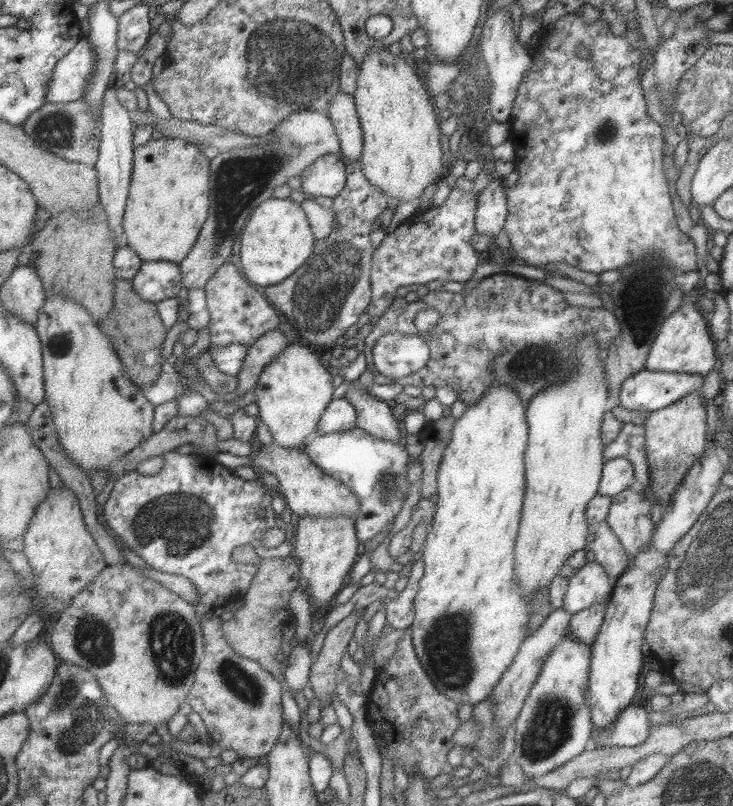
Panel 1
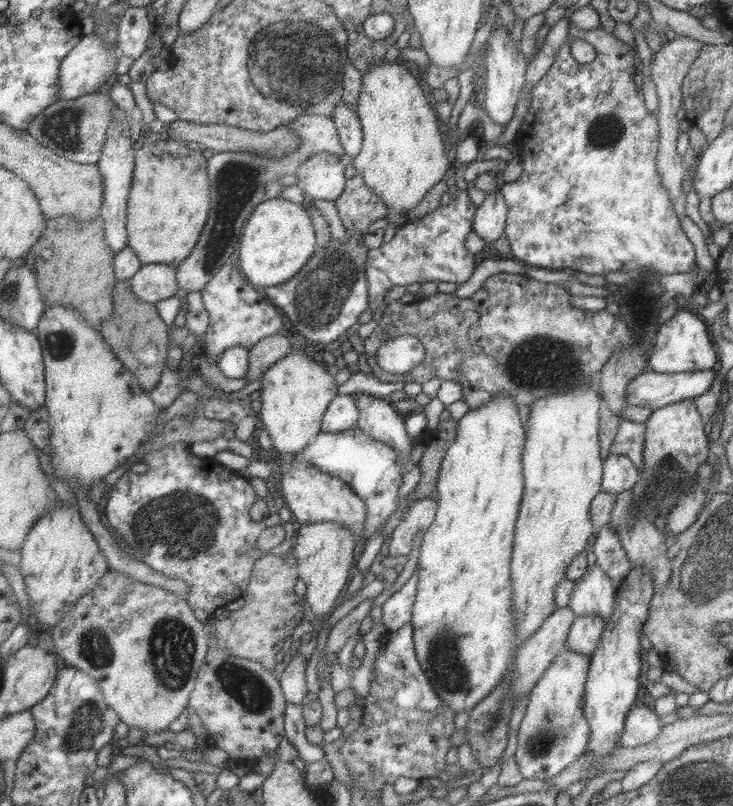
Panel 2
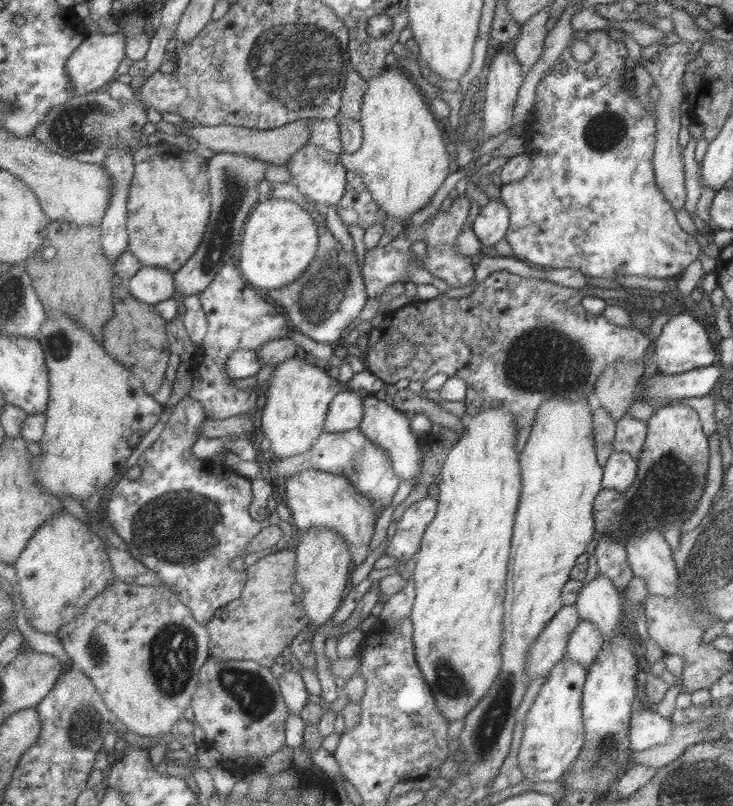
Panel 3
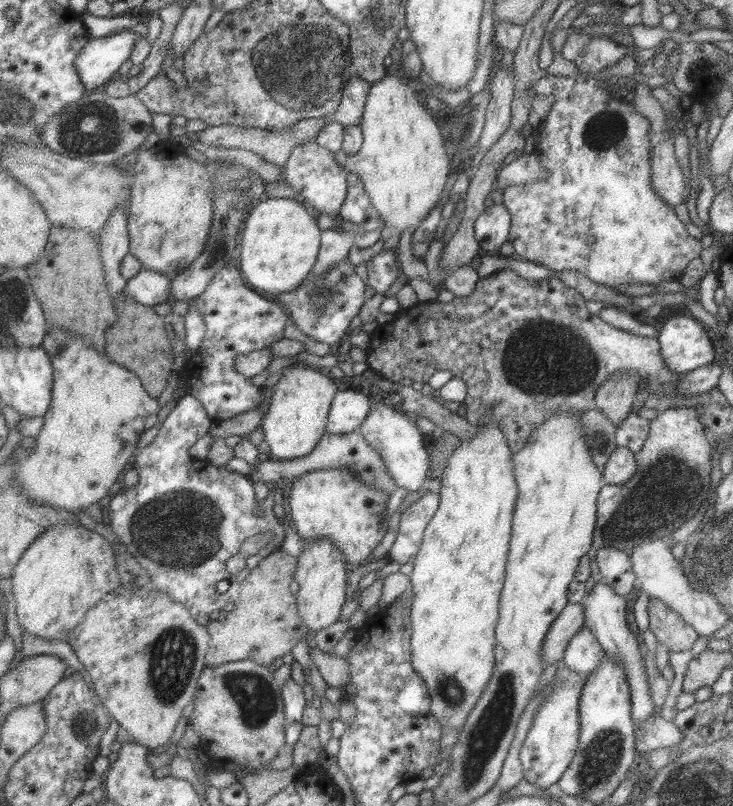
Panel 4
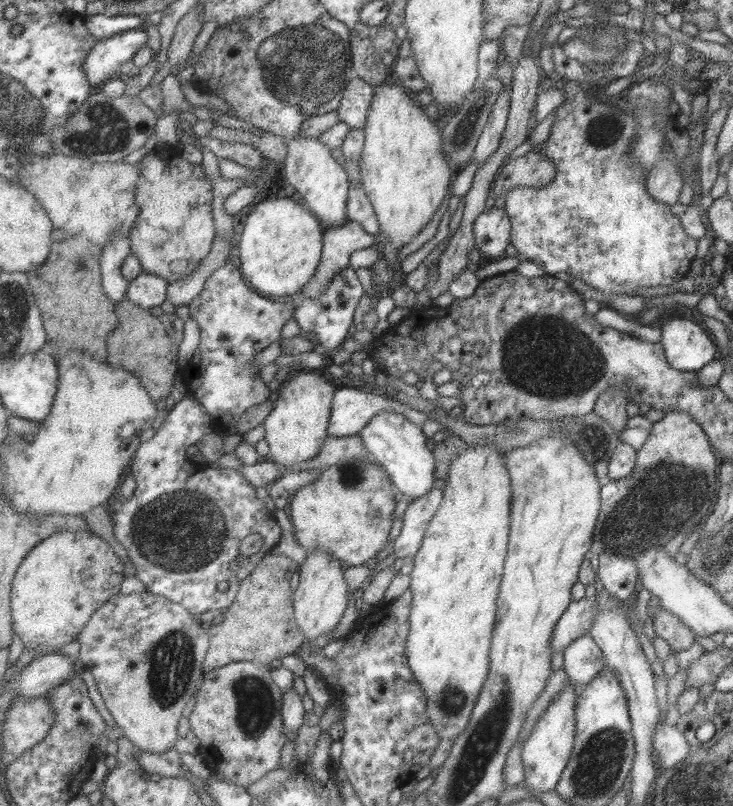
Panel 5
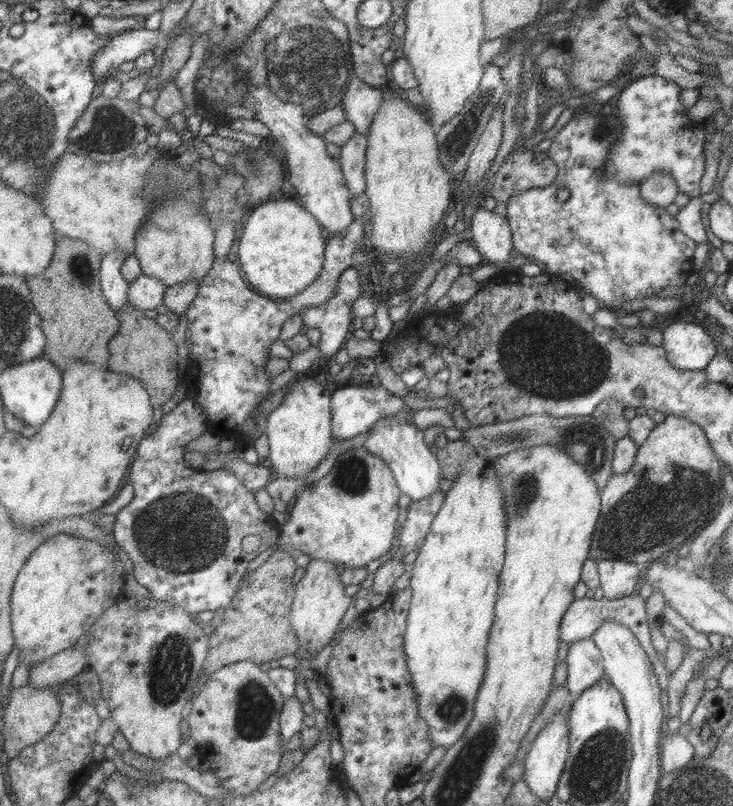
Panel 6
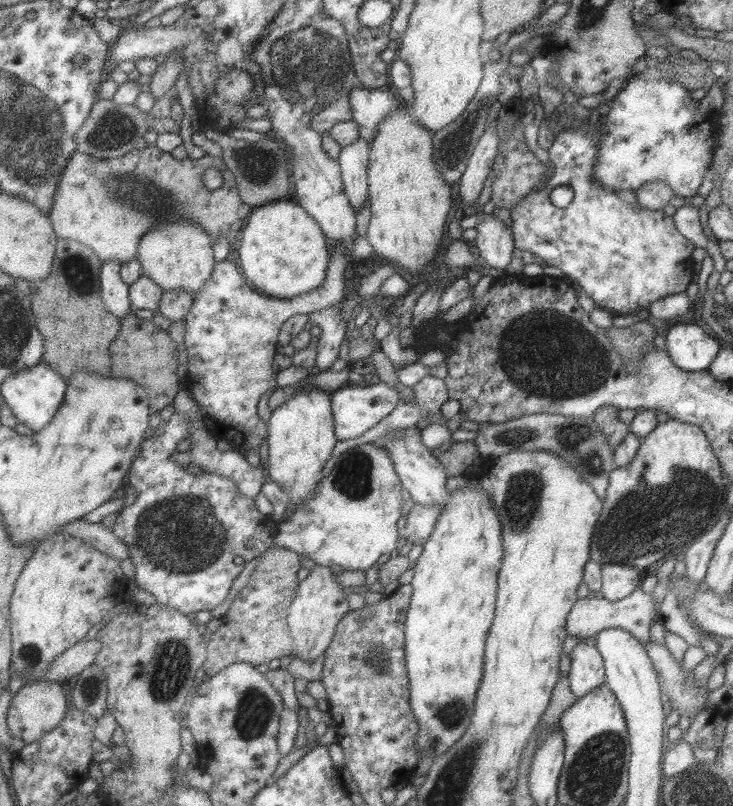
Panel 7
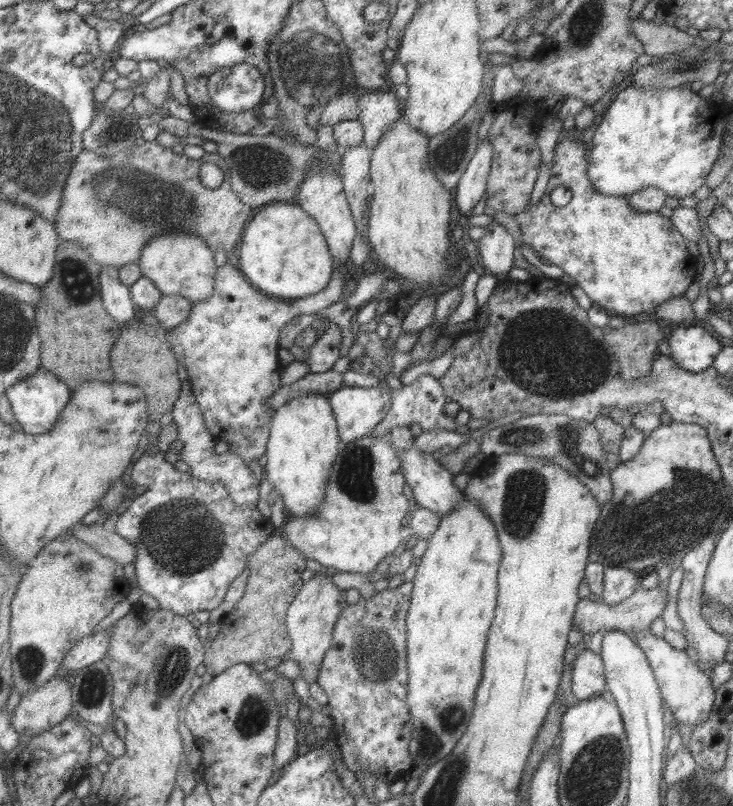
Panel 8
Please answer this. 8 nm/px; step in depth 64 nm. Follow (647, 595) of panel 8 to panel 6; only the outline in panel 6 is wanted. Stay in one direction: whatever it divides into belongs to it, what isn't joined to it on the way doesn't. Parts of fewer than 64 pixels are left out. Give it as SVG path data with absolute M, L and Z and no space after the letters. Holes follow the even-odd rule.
M635 593L621 599L607 599L603 597L601 600L595 600L593 597L584 597L579 598L579 600L573 600L573 603L569 606L568 610L563 613L563 618L561 618L561 624L559 624L559 641L571 644L583 638L590 638L593 632L595 632L603 622L617 622L617 624L623 624L623 626L637 638L647 658L652 662L653 670L658 685L660 686L659 701L661 702L661 708L668 707L666 686L670 676L663 664L664 657L658 655L651 646L650 630L647 625L647 616L645 616L645 600L643 600L639 594Z

